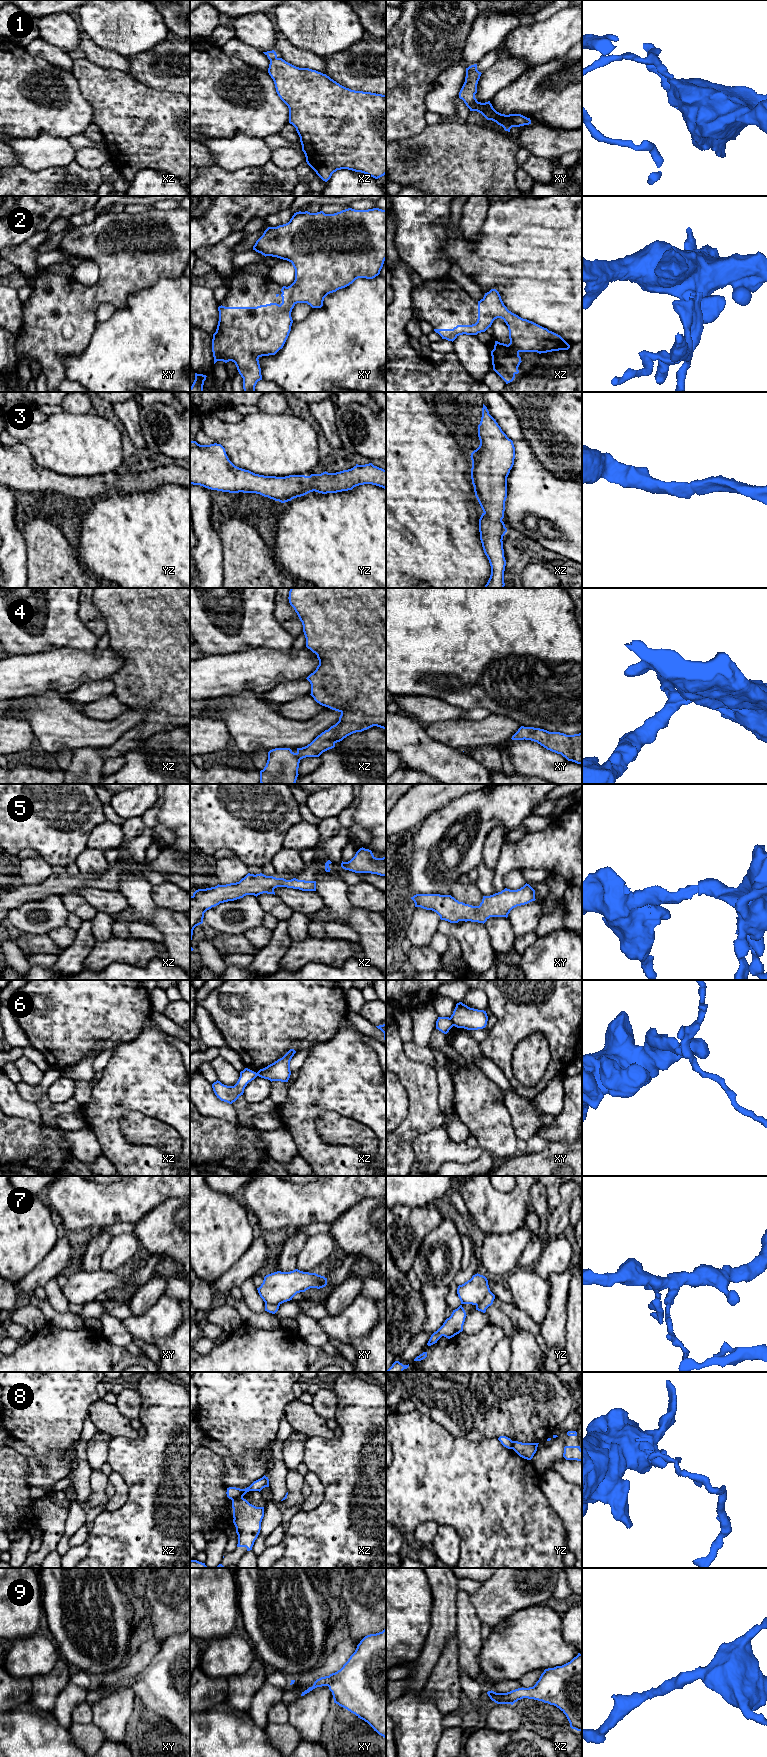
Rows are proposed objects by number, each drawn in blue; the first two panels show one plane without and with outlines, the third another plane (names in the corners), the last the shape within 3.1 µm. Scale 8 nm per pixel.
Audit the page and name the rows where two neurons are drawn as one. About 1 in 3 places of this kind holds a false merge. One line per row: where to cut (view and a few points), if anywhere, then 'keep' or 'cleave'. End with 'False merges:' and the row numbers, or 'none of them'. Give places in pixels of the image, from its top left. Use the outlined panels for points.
1: cut xz (276, 57), (270, 61); cleave
2: cut none; keep
3: cut none; keep
4: cut none; keep
5: cut none; keep
6: cut xy (449, 1018), (454, 1025); cleave
7: cut yz (490, 1291), (476, 1305); cleave
8: cut xz (242, 1496), (232, 1500); cleave
9: cut none; keep
False merges: 1, 6, 7, 8

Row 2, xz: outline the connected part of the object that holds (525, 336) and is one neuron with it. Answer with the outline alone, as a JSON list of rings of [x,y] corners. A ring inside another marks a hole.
[[[491,289],[478,301],[478,319],[472,325],[457,325],[453,329],[434,329],[442,339],[454,341],[459,335],[477,335],[491,327],[497,318],[504,320],[509,330],[510,343],[495,341],[491,351],[493,370],[506,382],[519,373],[520,352],[547,353],[568,350],[570,345],[558,334],[512,313],[504,305],[499,292]]]

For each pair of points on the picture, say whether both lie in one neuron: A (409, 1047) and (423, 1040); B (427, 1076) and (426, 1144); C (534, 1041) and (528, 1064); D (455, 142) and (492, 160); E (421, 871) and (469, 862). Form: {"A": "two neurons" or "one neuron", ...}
{"A": "two neurons", "B": "two neurons", "C": "one neuron", "D": "one neuron", "E": "one neuron"}

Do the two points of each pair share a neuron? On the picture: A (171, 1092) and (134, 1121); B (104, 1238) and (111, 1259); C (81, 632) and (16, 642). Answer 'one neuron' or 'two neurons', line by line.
A: two neurons
B: two neurons
C: one neuron

